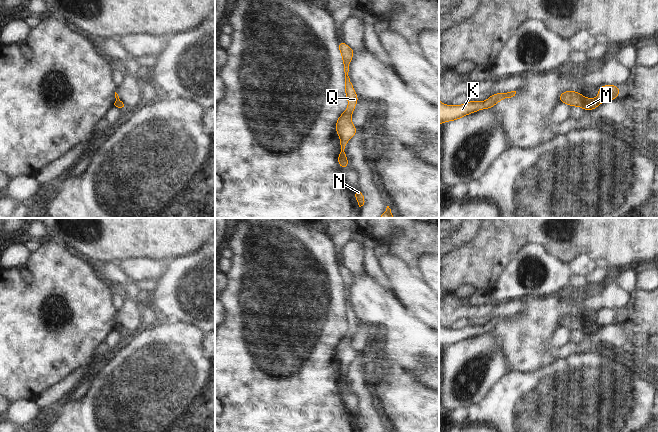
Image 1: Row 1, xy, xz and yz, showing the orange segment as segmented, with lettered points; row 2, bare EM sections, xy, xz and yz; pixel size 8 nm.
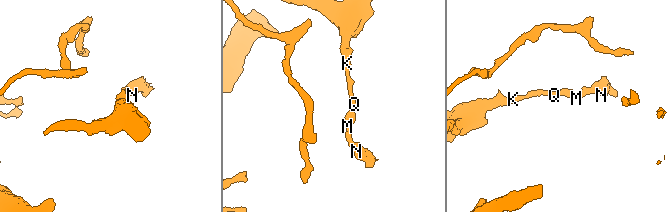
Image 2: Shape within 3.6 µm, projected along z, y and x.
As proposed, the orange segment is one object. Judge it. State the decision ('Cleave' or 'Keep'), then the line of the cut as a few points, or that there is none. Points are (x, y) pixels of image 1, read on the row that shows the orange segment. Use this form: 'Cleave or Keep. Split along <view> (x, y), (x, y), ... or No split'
Cleave. Split along yz (596, 99), (600, 103).

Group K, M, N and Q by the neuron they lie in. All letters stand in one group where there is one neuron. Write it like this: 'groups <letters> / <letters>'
groups K M Q / N

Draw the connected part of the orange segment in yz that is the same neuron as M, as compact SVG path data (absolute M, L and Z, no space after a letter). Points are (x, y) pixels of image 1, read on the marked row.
M563 91L559 95L559 102L574 107L581 107L585 111L591 111L600 106L600 102L597 99L586 98L578 91Z

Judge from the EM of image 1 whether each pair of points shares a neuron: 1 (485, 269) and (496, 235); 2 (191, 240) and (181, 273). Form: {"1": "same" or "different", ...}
{"1": "same", "2": "different"}

